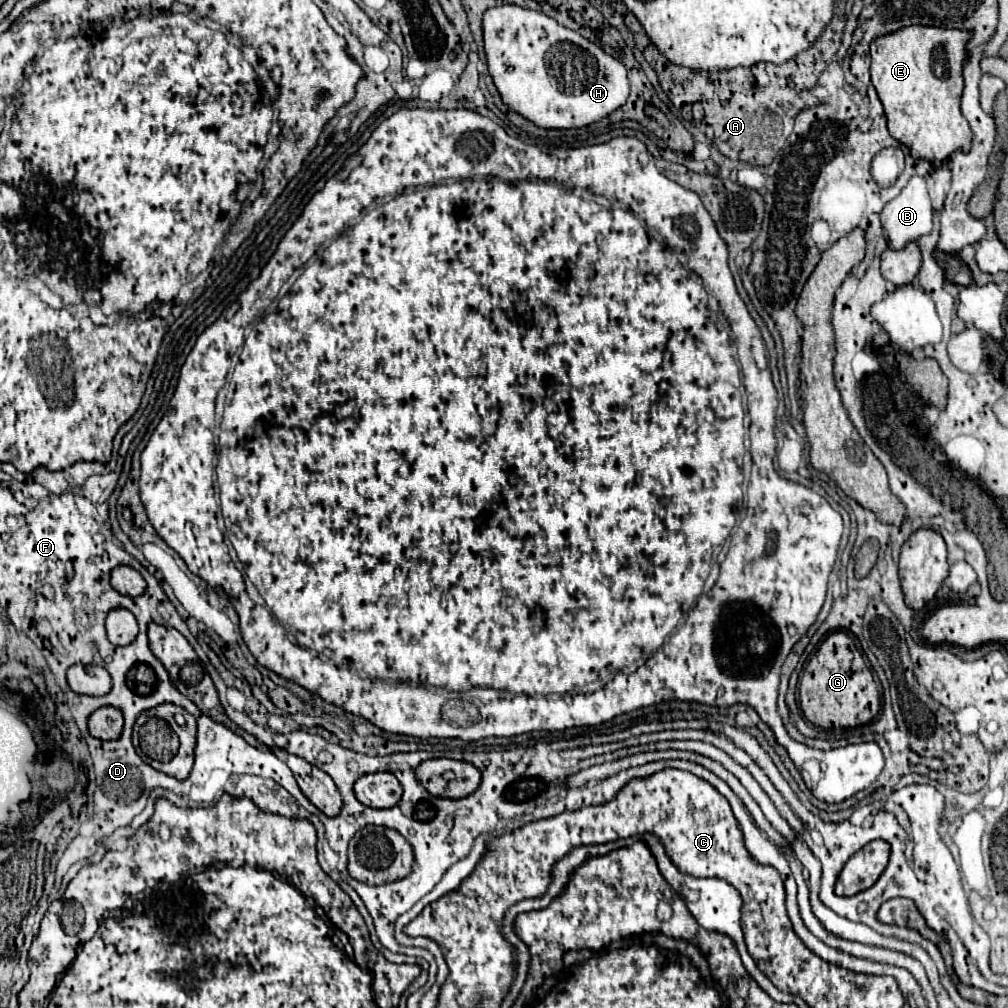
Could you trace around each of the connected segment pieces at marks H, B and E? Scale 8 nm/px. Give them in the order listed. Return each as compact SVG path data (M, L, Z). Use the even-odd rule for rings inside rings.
M515 4L495 6L483 14L483 38L489 74L503 98L503 104L539 128L563 130L587 126L623 106L629 96L627 70L619 60L543 12L533 12Z
M913 176L901 194L889 200L881 210L881 224L893 250L901 250L907 242L929 234L933 226L931 218L933 208L921 176Z
M907 26L903 30L897 30L895 34L889 34L889 36L883 36L883 38L877 38L875 42L871 42L871 82L873 82L879 98L881 98L885 118L887 118L887 128L889 128L889 132L895 140L899 140L901 144L905 144L909 148L913 158L929 160L933 164L933 168L943 166L951 158L953 152L957 152L957 150L969 152L969 148L971 148L971 128L969 128L969 122L963 118L963 114L959 110L959 98L961 98L961 92L963 92L961 70L963 70L963 62L965 62L965 56L967 56L965 54L967 38L971 38L971 34L963 34L963 30L939 30L939 28L927 28L927 26Z

